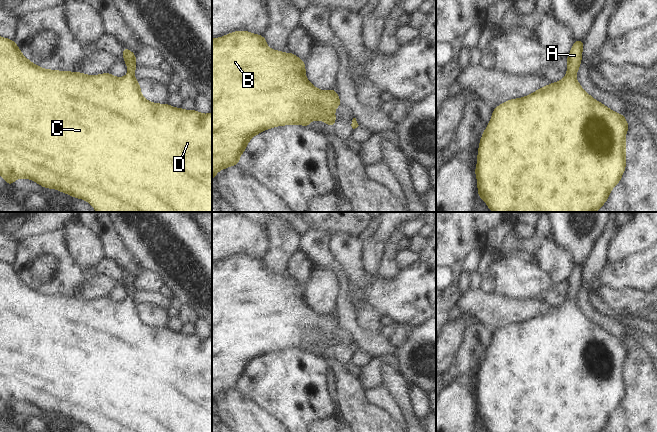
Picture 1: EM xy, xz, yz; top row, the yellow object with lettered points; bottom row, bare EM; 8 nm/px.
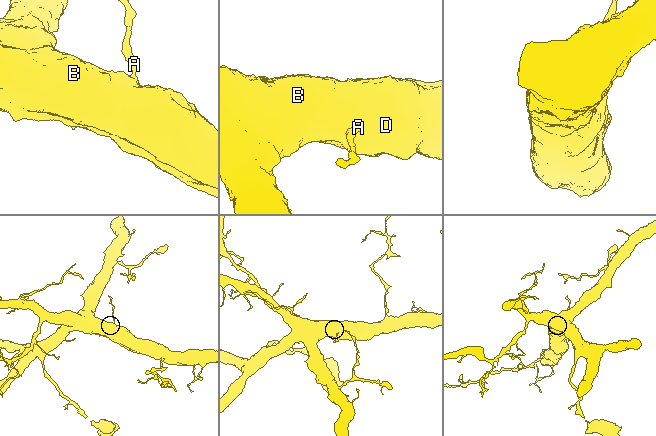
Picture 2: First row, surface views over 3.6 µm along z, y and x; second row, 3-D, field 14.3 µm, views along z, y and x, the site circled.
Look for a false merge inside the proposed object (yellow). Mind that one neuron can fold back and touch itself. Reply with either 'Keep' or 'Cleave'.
Keep

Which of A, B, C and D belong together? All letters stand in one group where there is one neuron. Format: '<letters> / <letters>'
A B C D

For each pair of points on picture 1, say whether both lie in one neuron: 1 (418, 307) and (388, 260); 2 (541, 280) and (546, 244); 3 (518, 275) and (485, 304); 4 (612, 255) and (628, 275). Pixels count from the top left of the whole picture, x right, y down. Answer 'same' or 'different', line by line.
1: different
2: different
3: different
4: different

